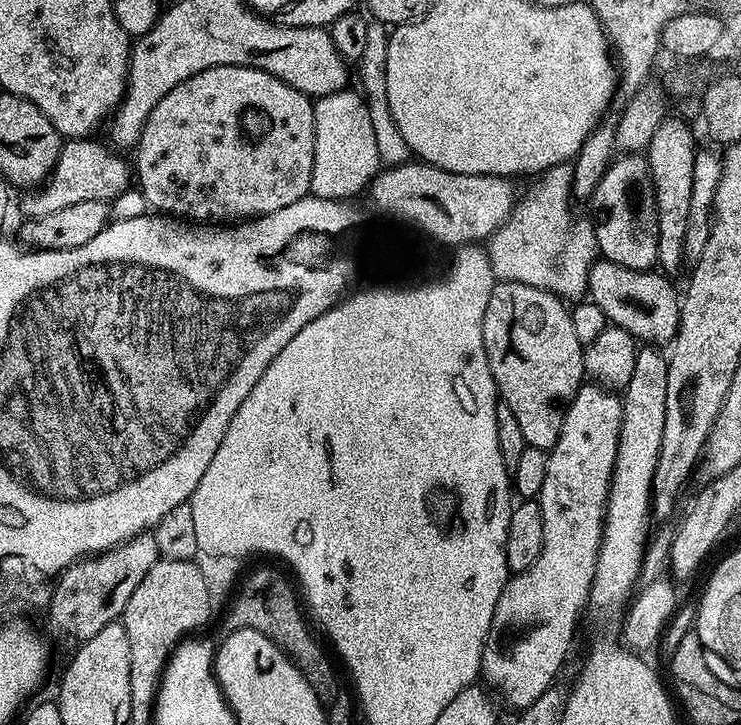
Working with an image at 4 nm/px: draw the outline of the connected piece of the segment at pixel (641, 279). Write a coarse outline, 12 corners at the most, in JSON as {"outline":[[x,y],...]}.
{"outline":[[597,259],[587,299],[609,325],[668,346],[681,293],[660,270]]}

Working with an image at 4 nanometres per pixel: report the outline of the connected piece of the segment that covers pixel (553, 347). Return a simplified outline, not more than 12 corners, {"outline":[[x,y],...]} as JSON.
{"outline":[[509,280],[482,338],[530,448],[586,380],[569,305]]}

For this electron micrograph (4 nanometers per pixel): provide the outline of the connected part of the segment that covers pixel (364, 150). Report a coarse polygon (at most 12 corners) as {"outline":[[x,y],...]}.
{"outline":[[359,91],[313,103],[310,193],[351,201],[382,168]]}

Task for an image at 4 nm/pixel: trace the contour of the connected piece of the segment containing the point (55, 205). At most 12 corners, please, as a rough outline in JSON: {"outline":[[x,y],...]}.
{"outline":[[65,139],[25,217],[111,202],[134,172],[107,143]]}

